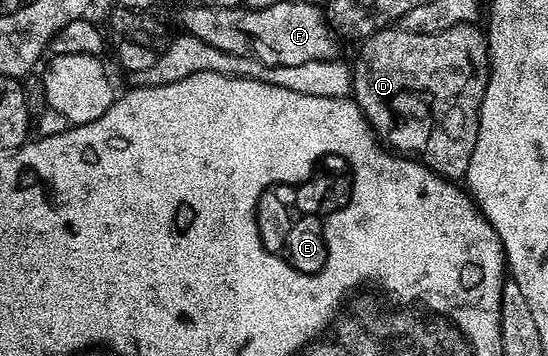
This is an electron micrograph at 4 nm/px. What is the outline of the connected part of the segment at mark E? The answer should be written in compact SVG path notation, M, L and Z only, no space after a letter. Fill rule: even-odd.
M321 152L321 156L313 156L313 164L309 164L309 172L305 176L297 176L297 180L269 180L269 184L261 184L261 192L257 192L257 200L253 200L253 232L255 230L255 206L263 194L273 194L279 204L303 204L325 180L331 180L331 200L323 200L323 210L287 220L289 236L277 250L267 248L259 236L257 244L261 244L261 252L269 256L269 260L277 260L277 264L285 264L293 276L305 276L305 280L313 280L313 276L321 276L325 268L329 268L329 220L333 213L341 216L349 204L353 204L353 196L357 196L357 164L353 164L353 156L345 156L345 152Z

